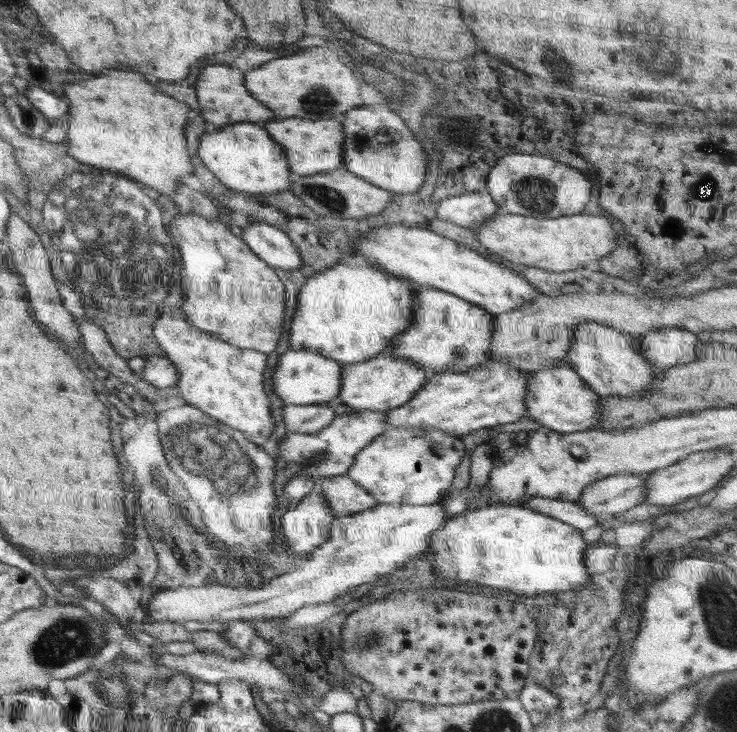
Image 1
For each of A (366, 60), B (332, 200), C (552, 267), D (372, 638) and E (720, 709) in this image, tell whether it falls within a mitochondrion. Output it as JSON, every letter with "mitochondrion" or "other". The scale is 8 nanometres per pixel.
{"A":"other","B":"mitochondrion","C":"other","D":"mitochondrion","E":"mitochondrion"}

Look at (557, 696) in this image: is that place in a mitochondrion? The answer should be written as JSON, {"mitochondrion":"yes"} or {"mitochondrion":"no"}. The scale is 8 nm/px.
{"mitochondrion":"no"}

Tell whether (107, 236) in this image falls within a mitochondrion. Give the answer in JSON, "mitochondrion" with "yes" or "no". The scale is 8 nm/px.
{"mitochondrion":"yes"}

